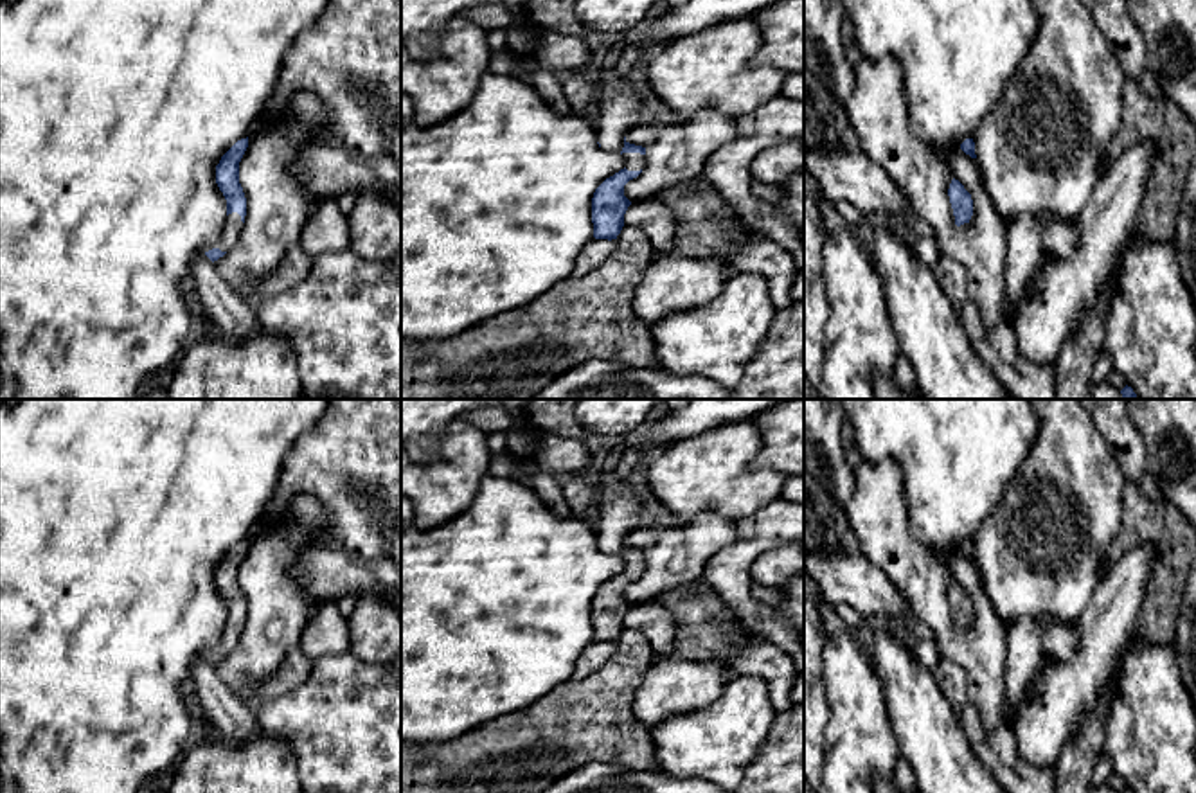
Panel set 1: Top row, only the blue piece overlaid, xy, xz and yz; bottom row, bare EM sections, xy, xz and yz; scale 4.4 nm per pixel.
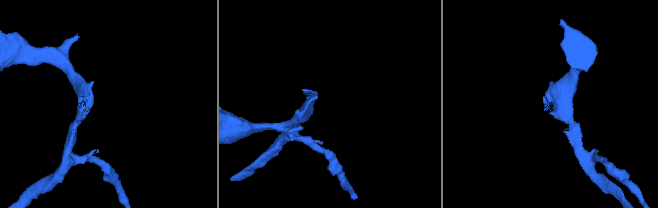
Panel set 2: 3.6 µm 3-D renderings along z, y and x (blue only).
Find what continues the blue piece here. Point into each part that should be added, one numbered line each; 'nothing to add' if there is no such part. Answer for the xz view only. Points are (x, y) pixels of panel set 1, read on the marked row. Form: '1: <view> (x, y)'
1: xz (633, 160)

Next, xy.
1: xy (232, 225)

